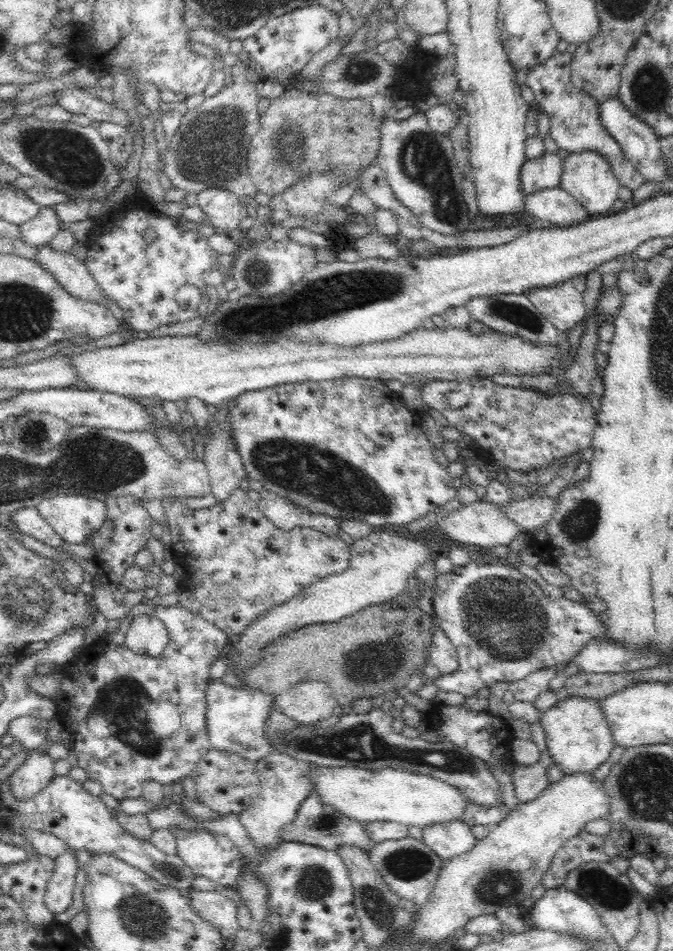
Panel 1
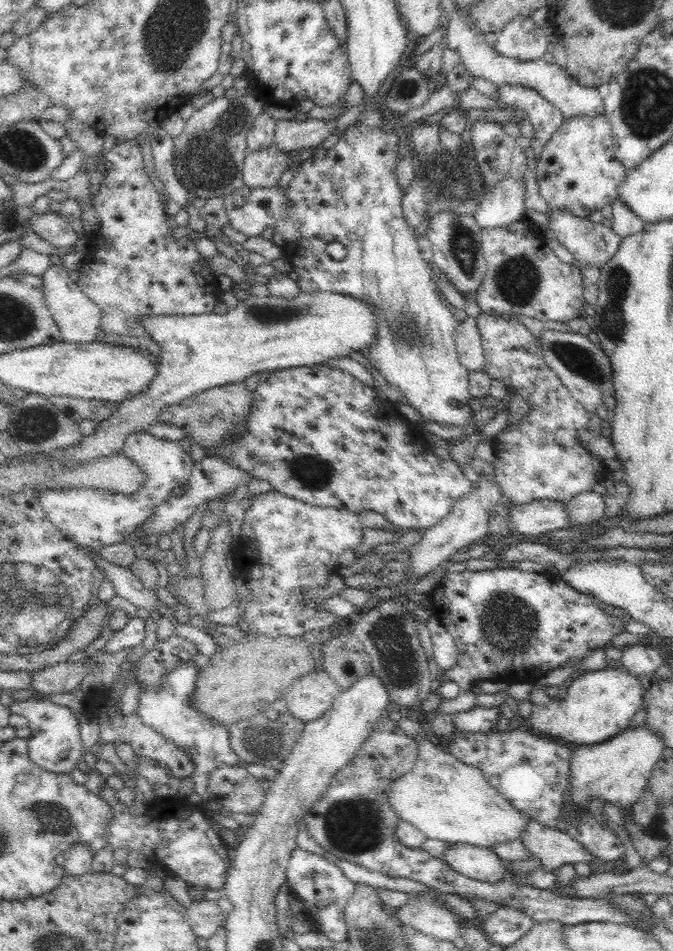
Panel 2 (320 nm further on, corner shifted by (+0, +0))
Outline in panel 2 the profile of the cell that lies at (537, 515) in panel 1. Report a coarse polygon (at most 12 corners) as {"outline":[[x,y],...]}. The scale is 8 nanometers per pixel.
{"outline":[[596,492],[564,503],[572,525],[599,523],[605,500]]}

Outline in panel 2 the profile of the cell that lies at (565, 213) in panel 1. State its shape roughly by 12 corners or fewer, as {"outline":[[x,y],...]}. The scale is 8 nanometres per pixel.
{"outline":[[552,209],[554,231],[578,267],[601,268],[621,241],[612,229]]}

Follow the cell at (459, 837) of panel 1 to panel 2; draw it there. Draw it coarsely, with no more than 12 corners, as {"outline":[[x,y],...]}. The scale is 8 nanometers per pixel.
{"outline":[[454,844],[444,862],[456,873],[496,884],[506,867],[489,848]]}

